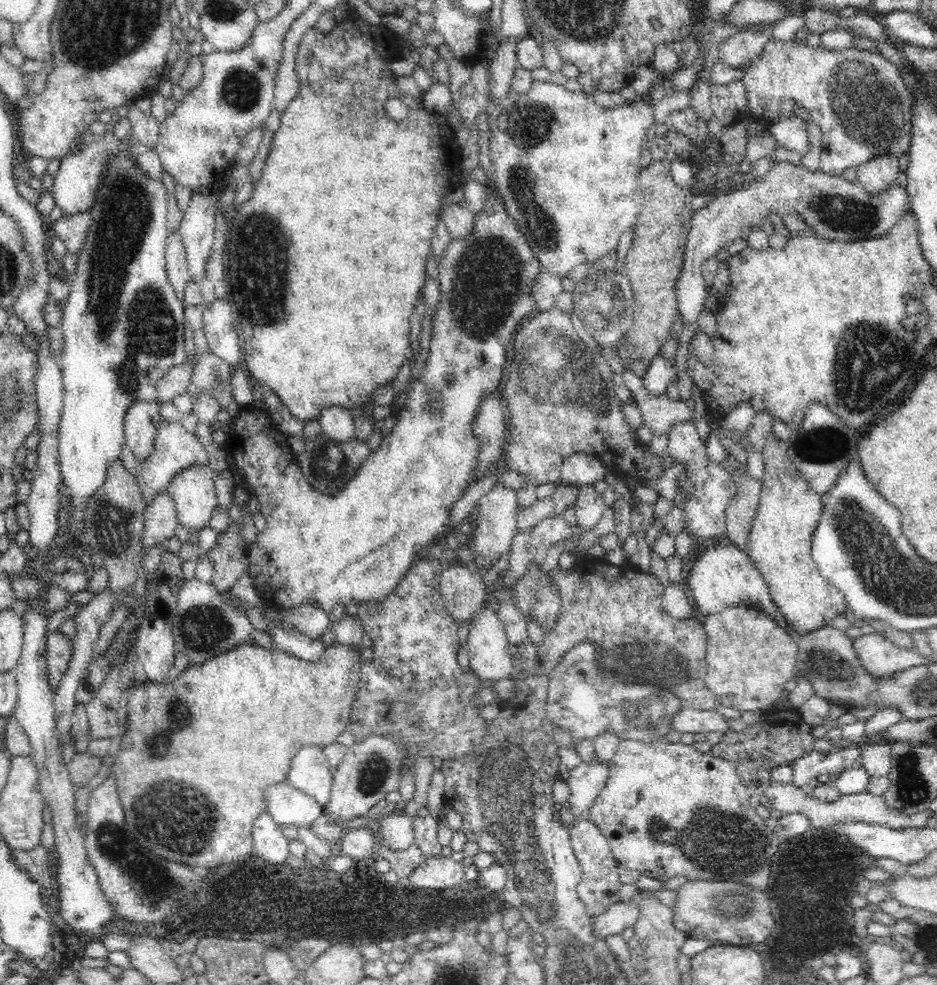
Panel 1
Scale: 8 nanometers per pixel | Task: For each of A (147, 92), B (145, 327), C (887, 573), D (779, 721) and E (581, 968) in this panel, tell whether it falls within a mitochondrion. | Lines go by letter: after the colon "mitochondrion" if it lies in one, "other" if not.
A: other
B: mitochondrion
C: mitochondrion
D: other
E: mitochondrion

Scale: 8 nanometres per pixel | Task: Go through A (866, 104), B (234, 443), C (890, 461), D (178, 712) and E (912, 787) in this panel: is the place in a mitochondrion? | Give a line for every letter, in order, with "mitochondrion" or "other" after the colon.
A: mitochondrion
B: other
C: other
D: mitochondrion
E: mitochondrion

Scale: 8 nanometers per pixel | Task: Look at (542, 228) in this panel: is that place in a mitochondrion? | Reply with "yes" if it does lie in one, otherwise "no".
yes

